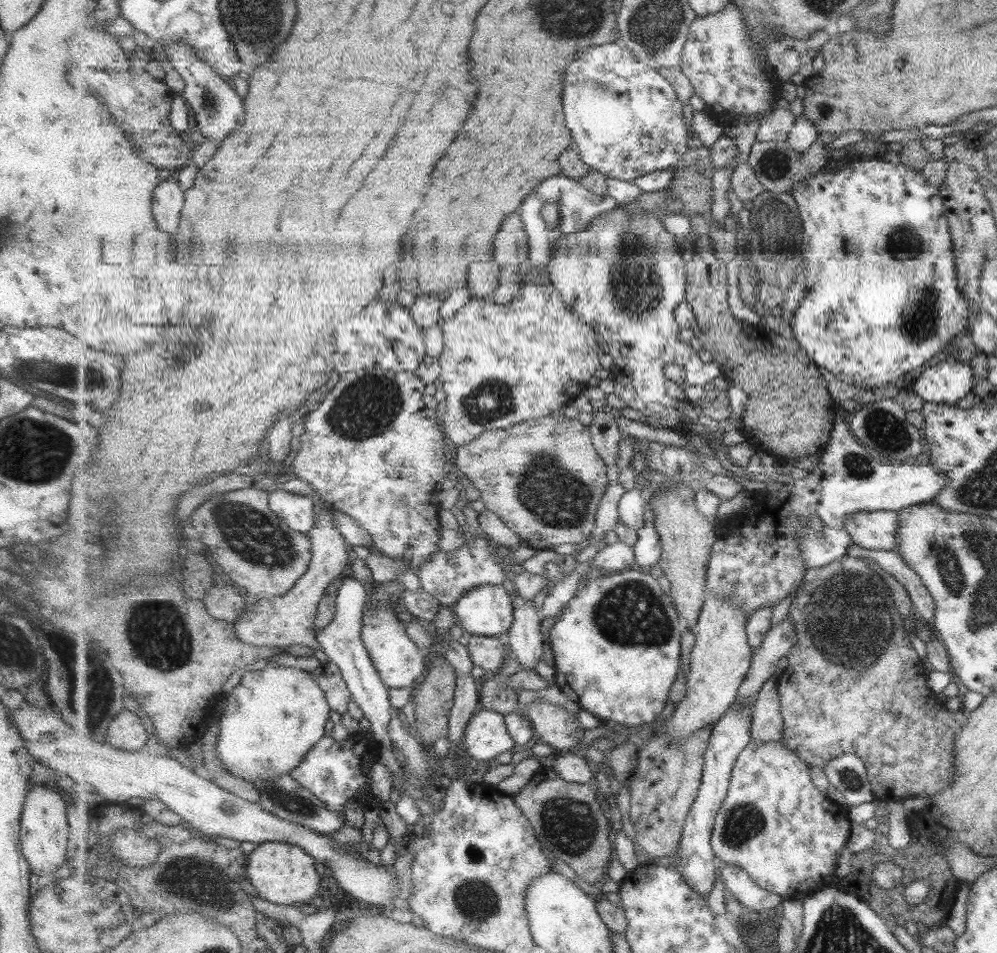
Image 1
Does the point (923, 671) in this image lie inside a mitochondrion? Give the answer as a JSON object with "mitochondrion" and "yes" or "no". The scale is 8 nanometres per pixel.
{"mitochondrion":"no"}

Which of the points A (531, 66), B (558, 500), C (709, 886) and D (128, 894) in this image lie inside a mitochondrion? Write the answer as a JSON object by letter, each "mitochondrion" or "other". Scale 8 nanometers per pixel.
{"A":"other","B":"mitochondrion","C":"other","D":"other"}

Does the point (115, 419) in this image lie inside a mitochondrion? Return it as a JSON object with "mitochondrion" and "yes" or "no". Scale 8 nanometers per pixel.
{"mitochondrion":"no"}

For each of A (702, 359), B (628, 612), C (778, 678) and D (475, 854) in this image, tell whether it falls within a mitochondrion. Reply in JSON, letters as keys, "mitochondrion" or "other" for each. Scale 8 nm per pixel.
{"A":"other","B":"mitochondrion","C":"other","D":"mitochondrion"}

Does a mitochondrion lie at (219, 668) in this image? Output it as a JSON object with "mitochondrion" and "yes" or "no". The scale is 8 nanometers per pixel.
{"mitochondrion":"no"}

